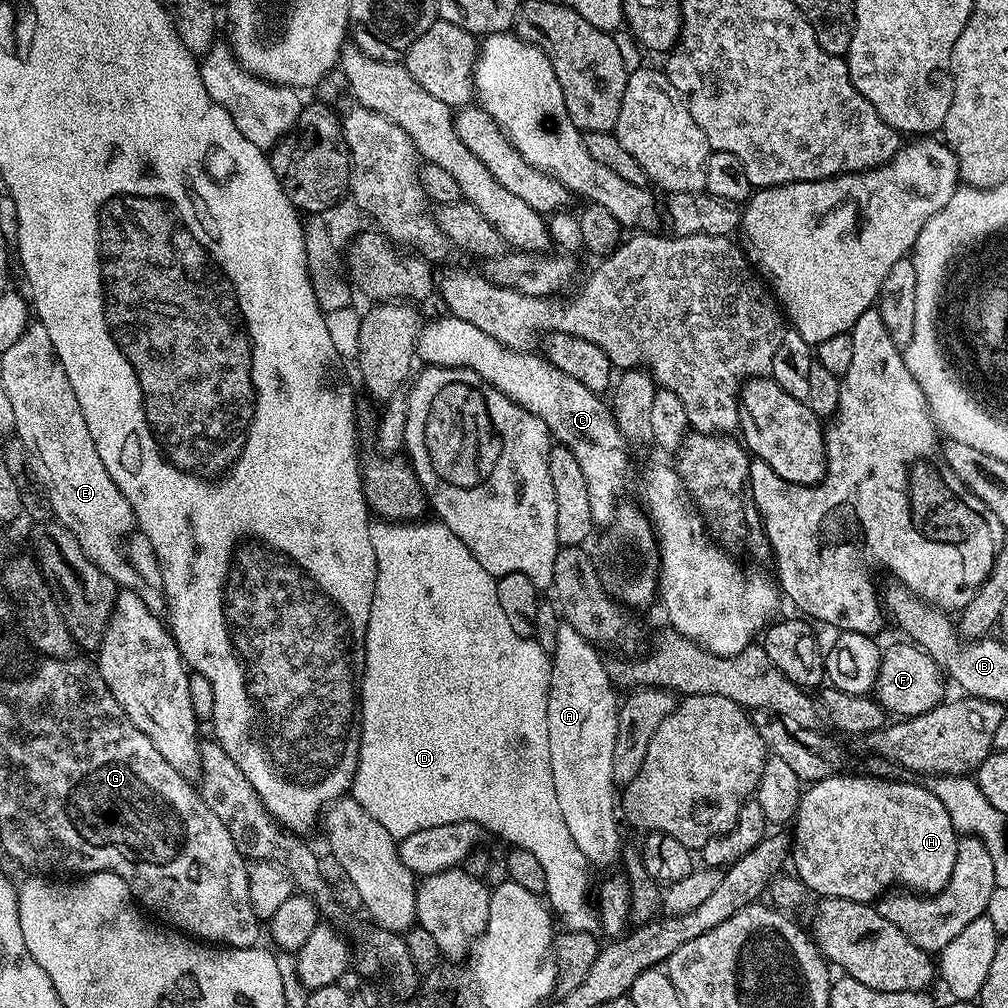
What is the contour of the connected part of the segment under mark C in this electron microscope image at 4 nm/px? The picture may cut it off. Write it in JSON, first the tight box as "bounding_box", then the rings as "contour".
{"bounding_box":[416,314,629,525],"contour":[[[440,314],[423,325],[416,345],[417,357],[433,368],[469,368],[506,398],[546,422],[557,445],[568,448],[578,458],[586,478],[593,525],[611,525],[616,512],[616,495],[628,484],[629,441],[618,430],[611,407],[597,393],[586,390],[578,378],[562,374],[558,366],[532,350],[517,350],[490,338],[486,330],[470,326],[462,318]]]}

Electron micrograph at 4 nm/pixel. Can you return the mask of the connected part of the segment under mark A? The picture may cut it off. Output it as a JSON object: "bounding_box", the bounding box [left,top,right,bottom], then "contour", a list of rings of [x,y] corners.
{"bounding_box":[546,622,622,868],"contour":[[[566,622],[561,623],[558,634],[556,635],[556,645],[550,654],[552,669],[550,670],[550,686],[548,687],[548,701],[546,702],[546,734],[550,734],[550,774],[554,774],[554,794],[558,794],[558,807],[562,810],[562,818],[566,822],[566,830],[570,830],[570,838],[574,838],[574,843],[578,845],[578,850],[582,850],[582,854],[593,865],[596,864],[600,868],[608,868],[612,863],[619,861],[622,856],[622,847],[620,848],[620,834],[616,830],[616,816],[618,820],[618,800],[612,795],[617,795],[618,786],[613,782],[614,778],[614,734],[618,734],[618,714],[620,713],[620,700],[617,685],[613,684],[608,677],[608,669],[605,661],[600,661],[597,645],[592,644],[586,638],[582,638],[582,634],[578,634],[578,630],[574,630],[574,626],[570,626]]]}

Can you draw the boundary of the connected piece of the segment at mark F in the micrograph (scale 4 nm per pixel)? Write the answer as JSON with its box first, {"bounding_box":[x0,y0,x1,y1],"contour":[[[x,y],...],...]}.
{"bounding_box":[874,644,945,718],"contour":[[[892,644],[883,649],[880,665],[878,666],[878,678],[874,689],[874,699],[884,707],[885,713],[896,718],[907,718],[926,714],[934,706],[938,706],[945,699],[945,677],[940,667],[915,644]]]}

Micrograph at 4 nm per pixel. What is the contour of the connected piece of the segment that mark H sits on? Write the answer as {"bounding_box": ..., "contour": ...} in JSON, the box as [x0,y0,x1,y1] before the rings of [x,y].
{"bounding_box":[790,774,958,904],"contour":[[[837,774],[830,778],[813,780],[800,793],[800,805],[796,811],[794,827],[790,832],[790,864],[794,869],[797,880],[803,882],[809,893],[820,898],[842,898],[850,902],[862,902],[872,904],[879,901],[880,897],[889,890],[899,886],[904,890],[911,890],[917,894],[931,894],[941,892],[950,882],[950,874],[954,874],[954,858],[956,857],[956,841],[958,834],[950,822],[950,814],[946,814],[946,806],[938,802],[938,798],[932,792],[931,787],[920,784],[907,784],[904,780],[879,780],[876,776],[848,776],[849,774]]]}

